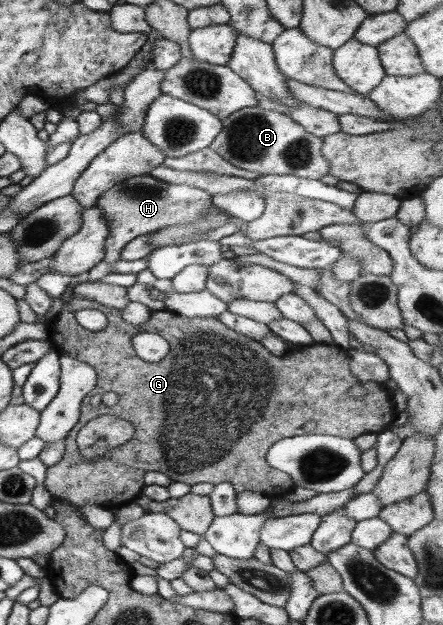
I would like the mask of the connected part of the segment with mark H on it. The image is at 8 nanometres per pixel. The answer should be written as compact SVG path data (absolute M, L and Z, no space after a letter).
M148 175L134 176L126 181L114 185L112 189L100 197L96 208L102 210L107 218L108 237L105 241L106 262L118 262L126 244L134 238L156 233L156 231L174 227L176 225L194 225L206 209L210 209L211 196L204 190L186 186L172 185L162 182Z

